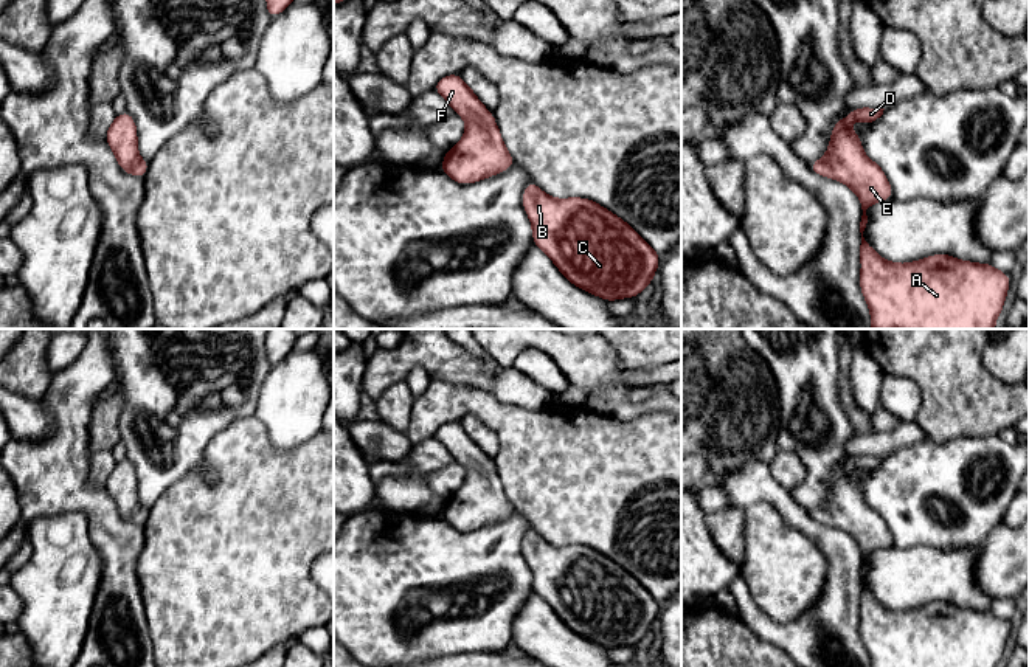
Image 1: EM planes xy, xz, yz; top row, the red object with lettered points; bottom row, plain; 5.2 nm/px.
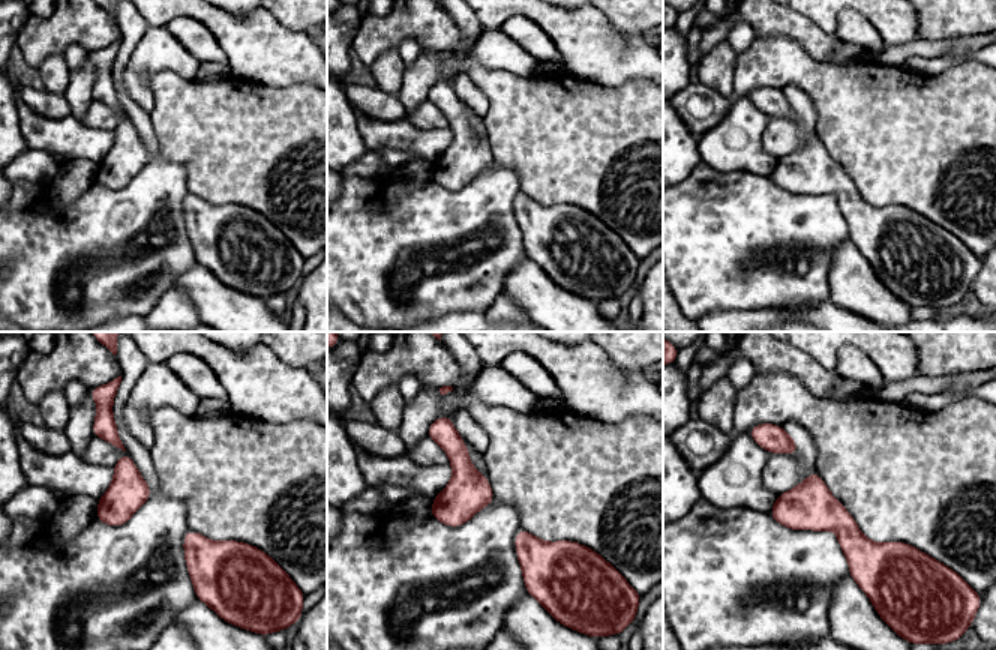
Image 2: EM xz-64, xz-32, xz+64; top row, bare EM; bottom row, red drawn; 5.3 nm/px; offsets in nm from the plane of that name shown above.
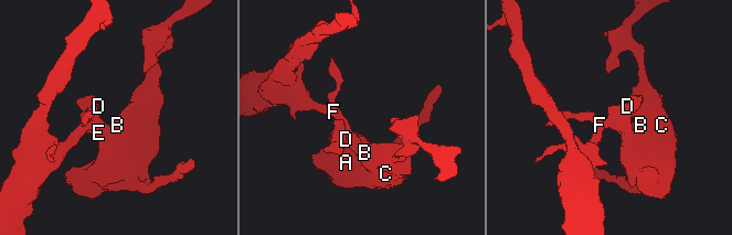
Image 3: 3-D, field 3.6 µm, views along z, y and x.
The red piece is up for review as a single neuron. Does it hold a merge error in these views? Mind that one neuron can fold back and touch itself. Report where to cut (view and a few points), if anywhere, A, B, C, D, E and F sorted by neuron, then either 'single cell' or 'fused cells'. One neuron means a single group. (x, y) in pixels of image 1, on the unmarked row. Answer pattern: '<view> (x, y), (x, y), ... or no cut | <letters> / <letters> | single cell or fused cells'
no cut | A B C D E F | single cell

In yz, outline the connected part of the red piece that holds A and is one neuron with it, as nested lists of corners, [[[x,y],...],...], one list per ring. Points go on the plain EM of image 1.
[[[852,456],[843,467],[835,468],[826,503],[809,510],[821,524],[847,532],[860,546],[863,563],[860,569],[861,620],[860,634],[871,658],[871,667],[996,667],[1004,655],[1010,624],[992,611],[959,608],[950,602],[934,602],[909,611],[896,611],[882,607],[864,588],[868,571],[866,557],[875,551],[892,546],[891,532],[882,515],[863,501],[860,484],[849,476],[855,467],[872,472],[885,456]]]

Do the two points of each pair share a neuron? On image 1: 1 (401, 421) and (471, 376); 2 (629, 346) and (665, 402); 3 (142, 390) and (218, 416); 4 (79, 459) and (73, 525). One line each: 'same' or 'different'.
1: different
2: different
3: same
4: different

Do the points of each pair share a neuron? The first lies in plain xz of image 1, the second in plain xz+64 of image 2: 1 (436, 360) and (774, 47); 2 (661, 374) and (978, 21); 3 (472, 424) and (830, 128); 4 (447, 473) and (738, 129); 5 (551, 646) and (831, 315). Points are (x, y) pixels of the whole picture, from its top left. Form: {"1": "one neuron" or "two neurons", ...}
{"1": "two neurons", "2": "two neurons", "3": "two neurons", "4": "two neurons", "5": "two neurons"}

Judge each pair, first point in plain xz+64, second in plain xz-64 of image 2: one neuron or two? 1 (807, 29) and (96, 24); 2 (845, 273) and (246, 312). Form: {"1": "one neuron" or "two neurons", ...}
{"1": "one neuron", "2": "one neuron"}

